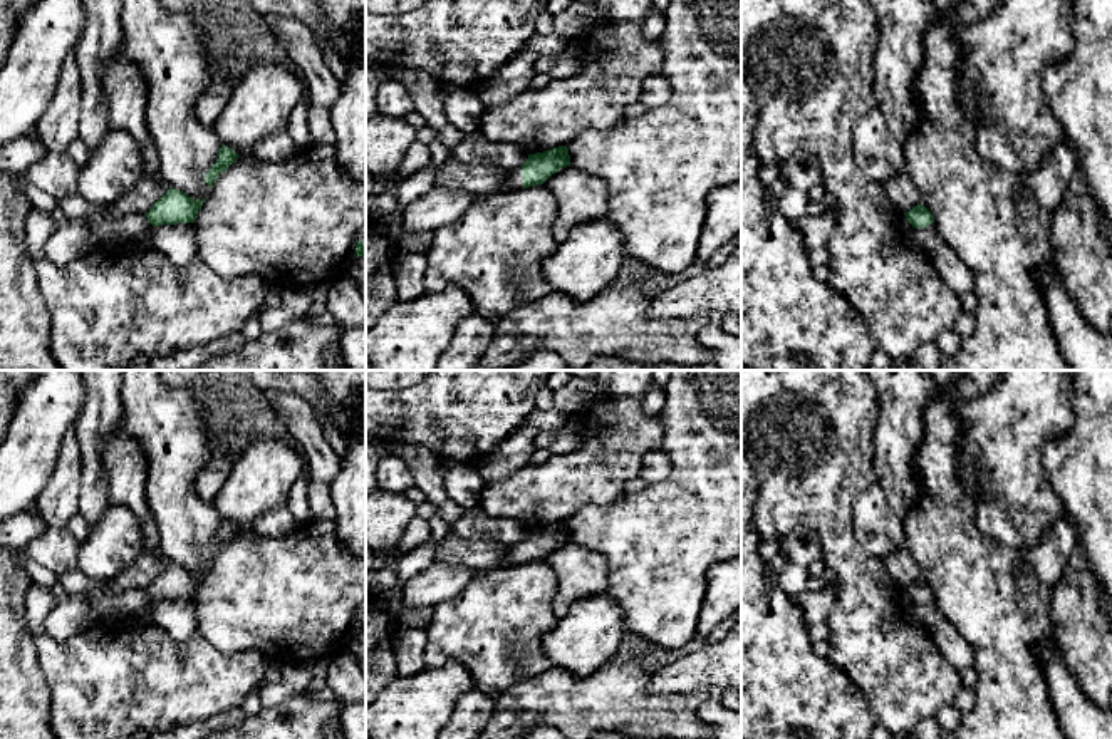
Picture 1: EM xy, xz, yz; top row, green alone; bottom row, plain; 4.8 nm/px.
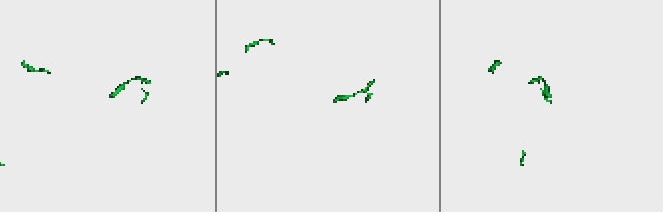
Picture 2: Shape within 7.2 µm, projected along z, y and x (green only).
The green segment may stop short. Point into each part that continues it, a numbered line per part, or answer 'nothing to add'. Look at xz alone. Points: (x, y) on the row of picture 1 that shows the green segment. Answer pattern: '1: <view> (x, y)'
1: xz (515, 178)

